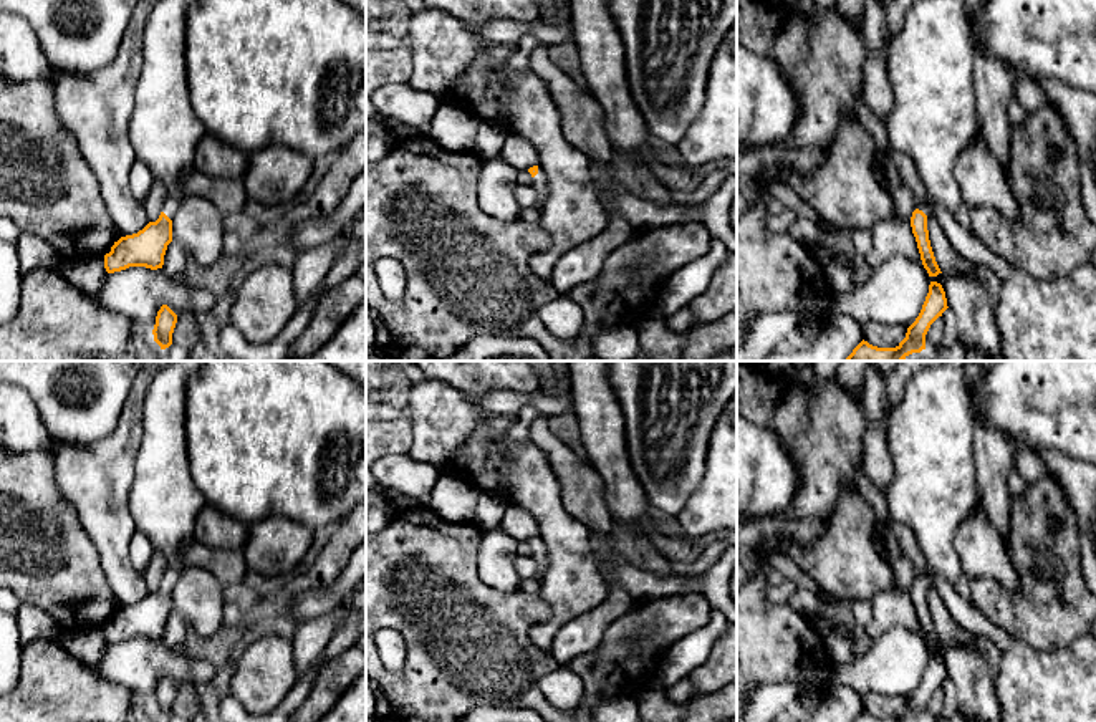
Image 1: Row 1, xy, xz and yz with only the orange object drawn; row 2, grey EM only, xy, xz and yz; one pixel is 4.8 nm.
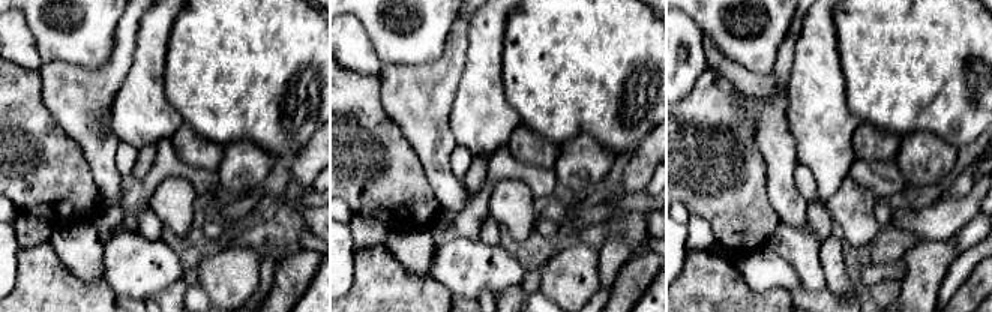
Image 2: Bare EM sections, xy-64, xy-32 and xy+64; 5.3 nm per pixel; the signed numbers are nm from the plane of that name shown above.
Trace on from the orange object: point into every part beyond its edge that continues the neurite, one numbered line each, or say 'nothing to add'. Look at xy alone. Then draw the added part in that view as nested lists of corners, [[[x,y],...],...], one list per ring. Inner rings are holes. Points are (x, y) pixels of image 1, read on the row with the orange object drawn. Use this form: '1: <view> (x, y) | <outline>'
1: xy (164, 131) | [[[159,0],[146,22],[142,68],[136,84],[136,101],[129,119],[129,141],[136,157],[166,187],[162,212],[172,220],[185,199],[184,179],[195,169],[195,147],[207,128],[194,113],[185,75],[187,10],[197,0]]]

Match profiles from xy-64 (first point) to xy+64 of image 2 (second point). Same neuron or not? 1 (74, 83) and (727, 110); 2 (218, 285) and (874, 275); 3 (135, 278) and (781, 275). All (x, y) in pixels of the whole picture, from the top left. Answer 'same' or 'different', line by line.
1: different
2: different
3: same

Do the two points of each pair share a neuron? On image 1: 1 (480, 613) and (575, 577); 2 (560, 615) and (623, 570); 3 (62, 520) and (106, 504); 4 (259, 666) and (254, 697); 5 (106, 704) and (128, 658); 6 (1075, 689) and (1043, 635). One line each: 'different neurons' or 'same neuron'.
1: different neurons
2: different neurons
3: different neurons
4: same neuron
5: different neurons
6: different neurons

